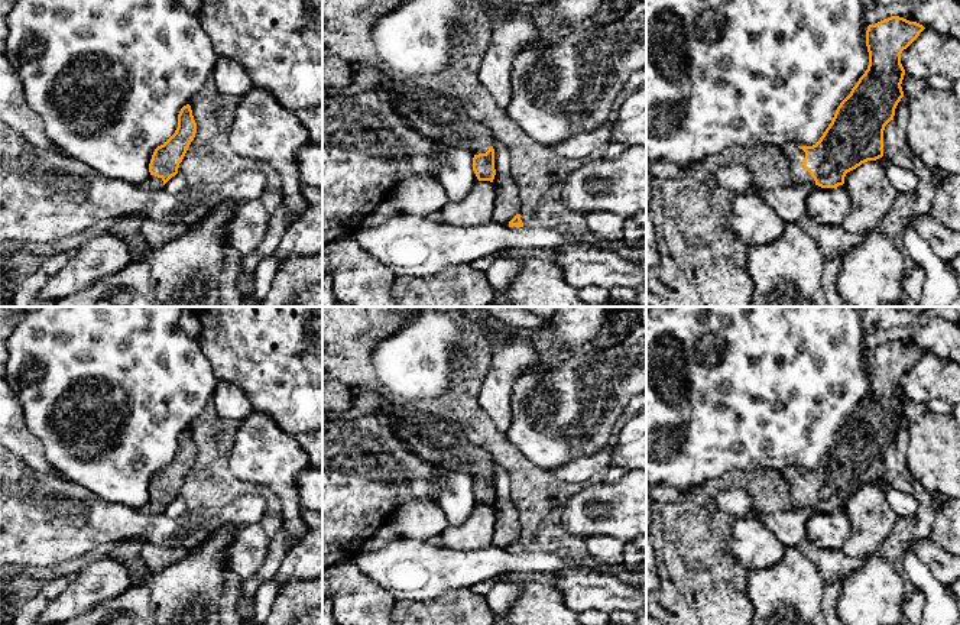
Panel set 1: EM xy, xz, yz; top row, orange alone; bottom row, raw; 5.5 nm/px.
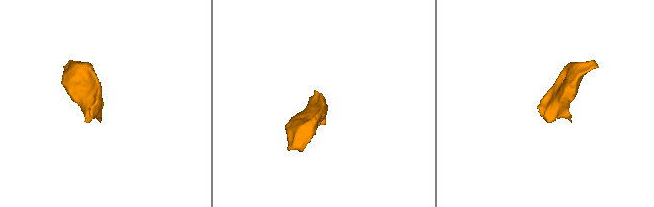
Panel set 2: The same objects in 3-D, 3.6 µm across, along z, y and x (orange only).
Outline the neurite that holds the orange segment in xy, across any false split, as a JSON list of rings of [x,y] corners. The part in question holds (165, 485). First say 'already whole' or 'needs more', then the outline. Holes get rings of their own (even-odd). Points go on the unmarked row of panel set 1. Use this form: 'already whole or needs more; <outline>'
needs more; [[[187,428],[178,438],[178,451],[175,457],[152,479],[149,488],[149,502],[139,511],[146,514],[160,514],[163,509],[178,498],[191,466],[197,457],[197,447],[192,440],[191,430]]]

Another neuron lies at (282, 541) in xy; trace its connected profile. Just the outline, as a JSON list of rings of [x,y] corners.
[[[282,527],[278,528],[275,537],[270,540],[267,556],[254,574],[260,580],[260,583],[269,582],[276,576],[289,548],[295,545],[295,541],[296,537],[289,534]]]

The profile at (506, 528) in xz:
[[[494,460],[494,493],[493,503],[494,525],[492,545],[509,550],[509,545],[520,538],[519,514],[510,498],[510,477],[505,467]]]

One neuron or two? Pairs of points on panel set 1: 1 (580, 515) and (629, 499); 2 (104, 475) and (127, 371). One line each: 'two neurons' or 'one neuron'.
1: one neuron
2: one neuron

